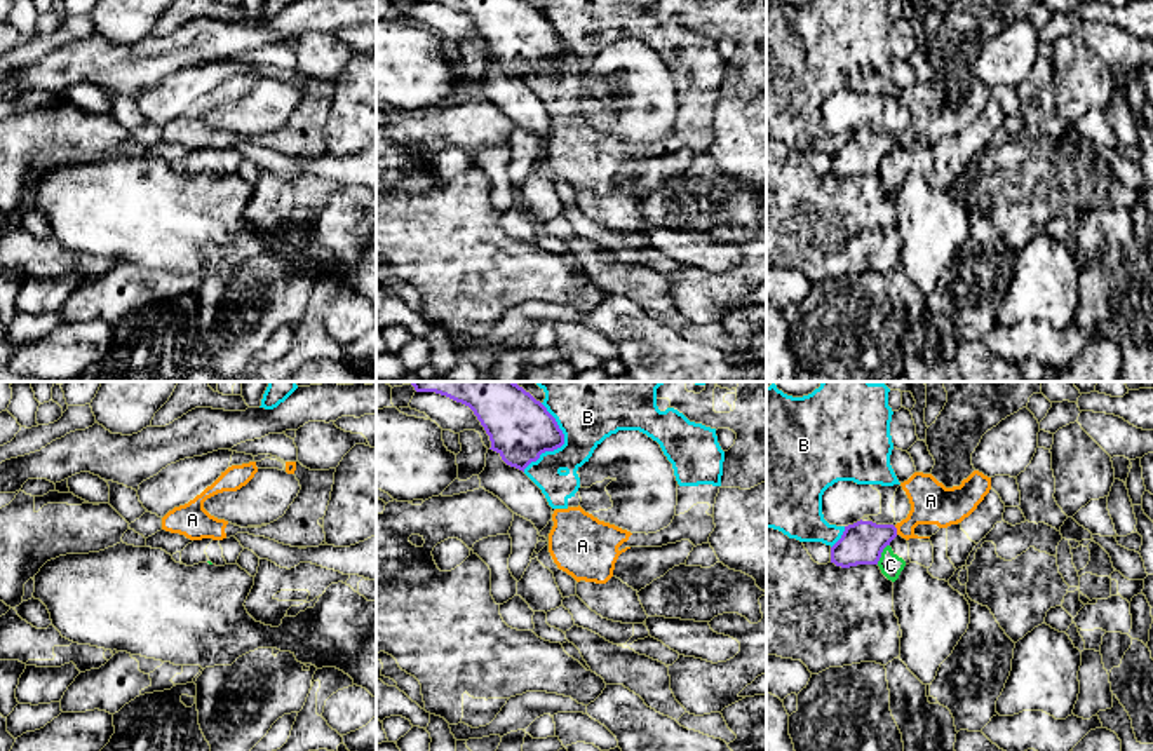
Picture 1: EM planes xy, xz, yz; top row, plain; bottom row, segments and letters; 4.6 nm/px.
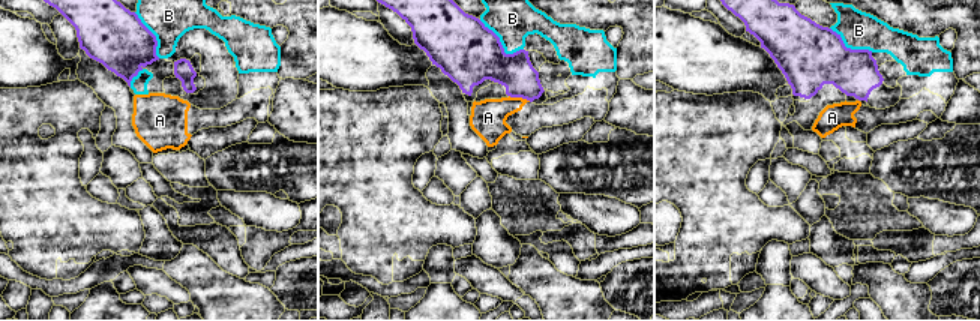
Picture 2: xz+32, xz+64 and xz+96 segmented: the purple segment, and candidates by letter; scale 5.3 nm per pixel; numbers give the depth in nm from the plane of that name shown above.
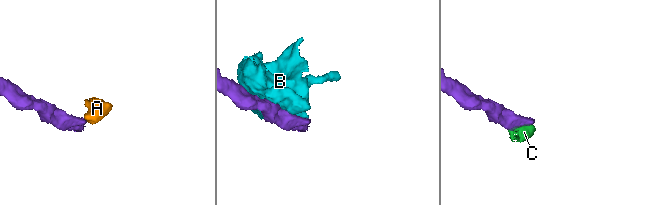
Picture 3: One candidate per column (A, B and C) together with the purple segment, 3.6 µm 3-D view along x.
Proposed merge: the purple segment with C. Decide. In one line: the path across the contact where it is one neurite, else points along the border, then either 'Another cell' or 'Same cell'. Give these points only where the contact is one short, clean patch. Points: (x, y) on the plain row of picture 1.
Another cell

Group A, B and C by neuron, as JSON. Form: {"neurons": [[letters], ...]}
{"neurons": [["A", "B"], ["C"]]}

